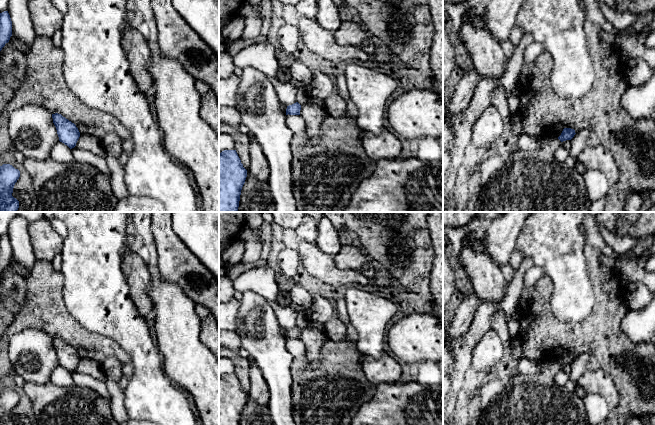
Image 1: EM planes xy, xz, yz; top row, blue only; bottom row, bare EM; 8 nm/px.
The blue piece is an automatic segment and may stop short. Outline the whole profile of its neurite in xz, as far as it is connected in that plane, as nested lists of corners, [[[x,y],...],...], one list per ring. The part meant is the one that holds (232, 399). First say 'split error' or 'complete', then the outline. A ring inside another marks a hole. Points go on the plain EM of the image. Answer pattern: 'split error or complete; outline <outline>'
complete; outline [[[236,374],[219,377],[219,425],[240,425],[246,401],[247,394]]]

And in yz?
complete; outline [[[564,352],[561,359],[558,361],[558,363],[563,366],[566,364],[571,364],[575,359],[575,354],[571,352]]]

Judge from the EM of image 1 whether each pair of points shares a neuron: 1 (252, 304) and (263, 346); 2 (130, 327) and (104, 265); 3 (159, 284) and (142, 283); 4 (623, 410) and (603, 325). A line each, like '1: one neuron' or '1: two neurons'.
1: one neuron
2: one neuron
3: two neurons
4: one neuron

